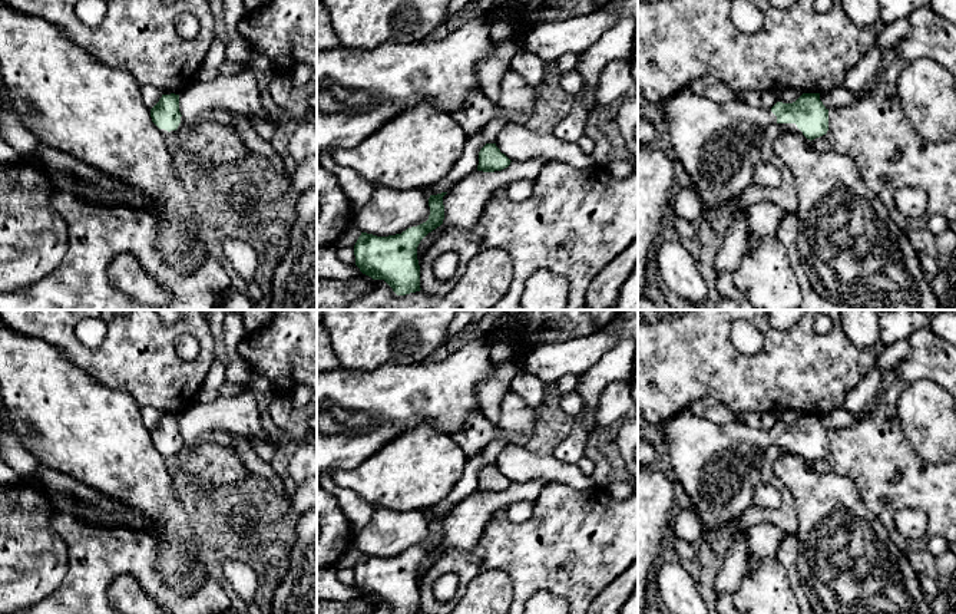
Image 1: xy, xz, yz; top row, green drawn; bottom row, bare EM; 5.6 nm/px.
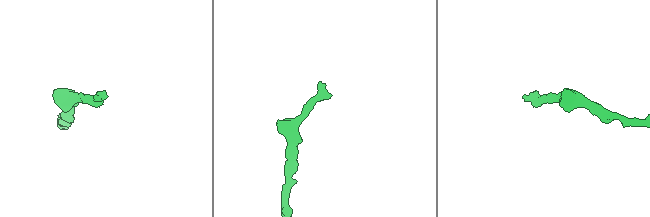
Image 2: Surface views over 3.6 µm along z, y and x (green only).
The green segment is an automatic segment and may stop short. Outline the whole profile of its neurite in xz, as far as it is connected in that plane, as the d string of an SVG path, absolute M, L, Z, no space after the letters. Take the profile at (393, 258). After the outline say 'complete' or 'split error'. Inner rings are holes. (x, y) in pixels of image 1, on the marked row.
M446 194L430 195L429 219L417 227L388 237L361 232L354 245L360 271L373 280L384 280L397 296L420 291L417 247L429 232L443 224Z | complete

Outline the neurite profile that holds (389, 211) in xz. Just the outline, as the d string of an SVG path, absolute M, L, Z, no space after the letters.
M376 186L367 205L355 212L354 222L361 232L377 237L401 234L429 219L429 198L421 189L396 191Z

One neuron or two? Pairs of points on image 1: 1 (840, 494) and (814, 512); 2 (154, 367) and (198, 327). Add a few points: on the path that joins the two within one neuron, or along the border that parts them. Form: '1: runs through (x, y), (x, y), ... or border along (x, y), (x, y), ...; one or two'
1: runs through (834, 499), (820, 512); one
2: runs through (156, 353), (179, 327), (184, 327); one

